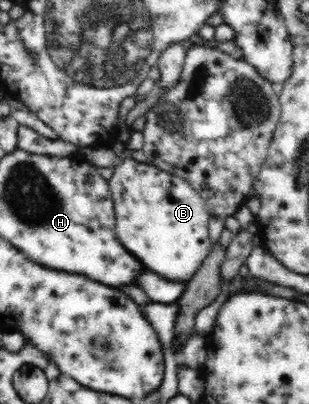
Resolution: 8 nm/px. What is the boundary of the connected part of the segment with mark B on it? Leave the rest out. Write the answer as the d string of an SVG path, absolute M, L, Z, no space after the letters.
M126 156L107 181L119 242L147 271L171 281L187 283L197 273L212 248L210 210L206 201L182 177Z

